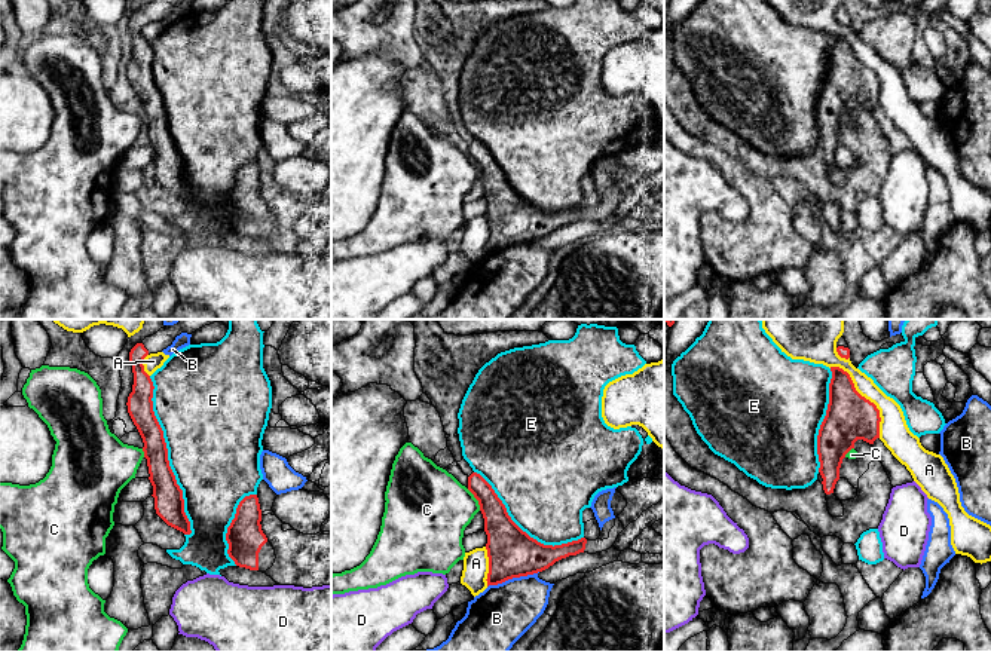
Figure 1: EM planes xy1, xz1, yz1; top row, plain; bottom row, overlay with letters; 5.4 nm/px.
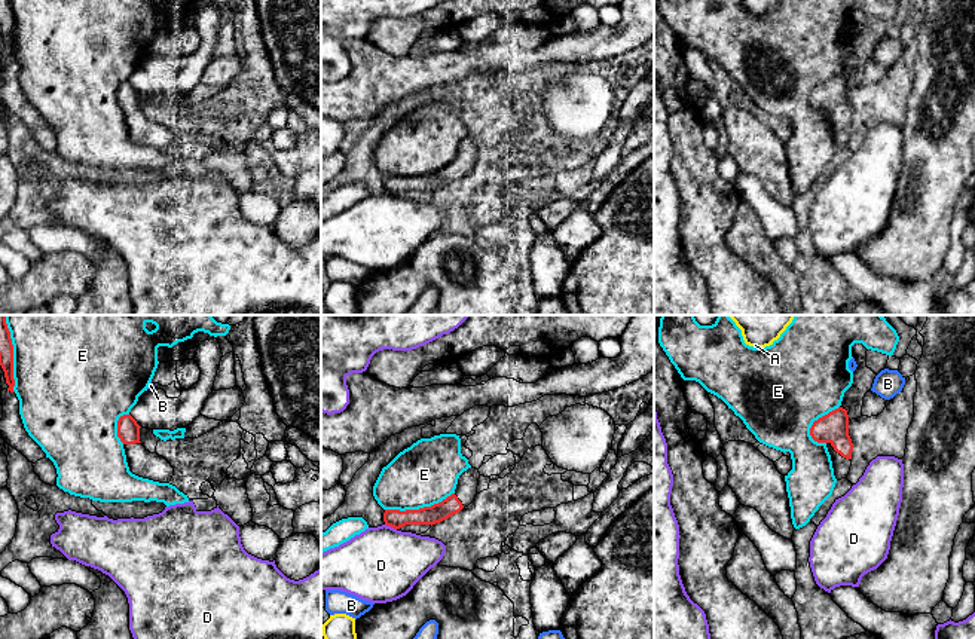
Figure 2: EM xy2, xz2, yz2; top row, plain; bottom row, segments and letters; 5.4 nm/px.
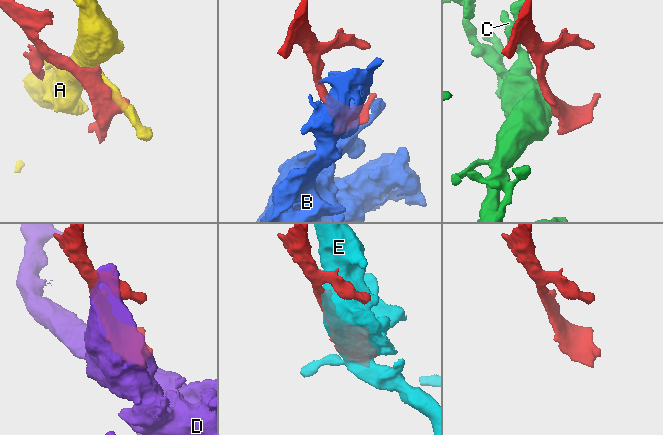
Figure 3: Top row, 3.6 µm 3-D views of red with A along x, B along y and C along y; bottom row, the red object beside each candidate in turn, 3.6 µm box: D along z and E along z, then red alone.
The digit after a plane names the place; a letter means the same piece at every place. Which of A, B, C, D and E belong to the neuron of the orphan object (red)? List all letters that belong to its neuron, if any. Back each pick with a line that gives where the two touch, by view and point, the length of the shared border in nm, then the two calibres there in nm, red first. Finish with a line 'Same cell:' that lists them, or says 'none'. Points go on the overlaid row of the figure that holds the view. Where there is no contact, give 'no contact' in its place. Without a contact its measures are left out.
Same cell: none

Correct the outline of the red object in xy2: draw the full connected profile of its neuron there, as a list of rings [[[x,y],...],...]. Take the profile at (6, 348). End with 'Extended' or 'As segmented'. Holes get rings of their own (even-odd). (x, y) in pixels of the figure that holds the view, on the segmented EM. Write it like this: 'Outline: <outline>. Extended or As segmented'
Outline: [[[0,315],[0,366],[4,372],[6,383],[9,385],[7,391],[15,392],[13,345],[6,324],[6,315]]]. As segmented

